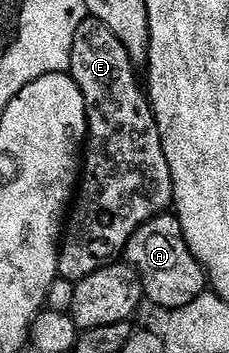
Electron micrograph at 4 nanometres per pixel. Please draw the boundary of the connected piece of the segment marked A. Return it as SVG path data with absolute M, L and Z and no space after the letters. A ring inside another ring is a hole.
M161 214L152 220L147 220L130 238L126 249L127 263L140 275L140 285L144 287L147 303L157 304L160 308L175 310L194 302L206 290L206 273L196 261L190 246L186 246L186 238L182 234L182 226L176 221L175 215Z

